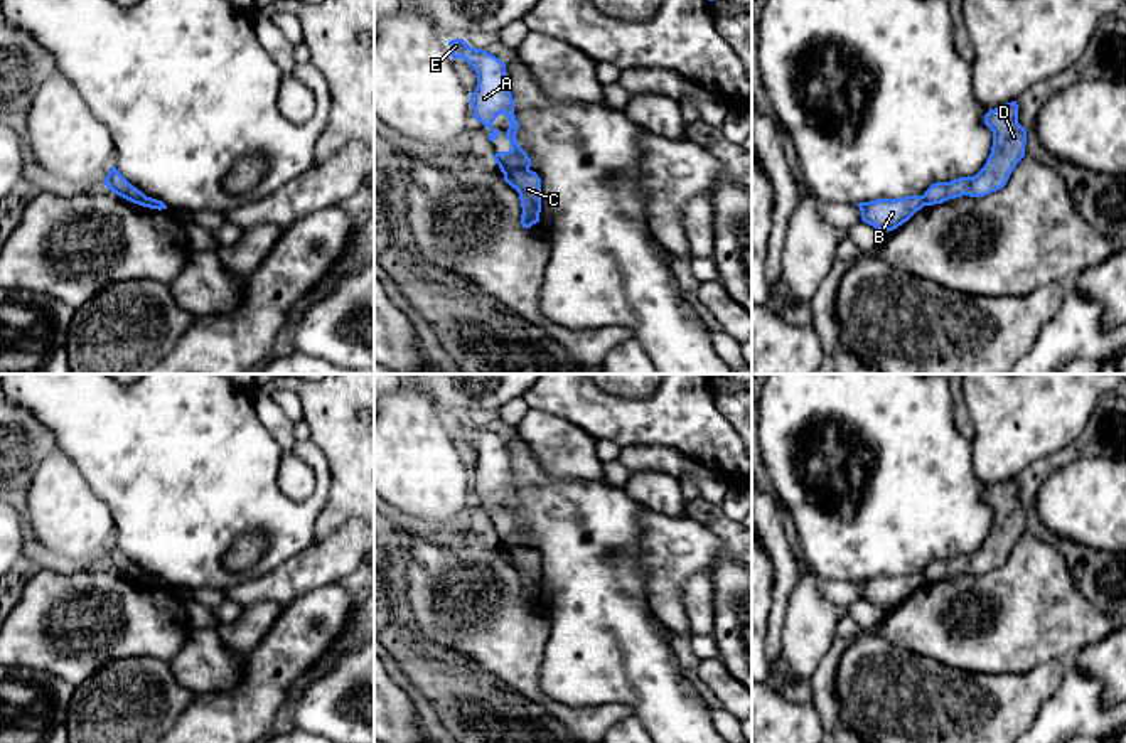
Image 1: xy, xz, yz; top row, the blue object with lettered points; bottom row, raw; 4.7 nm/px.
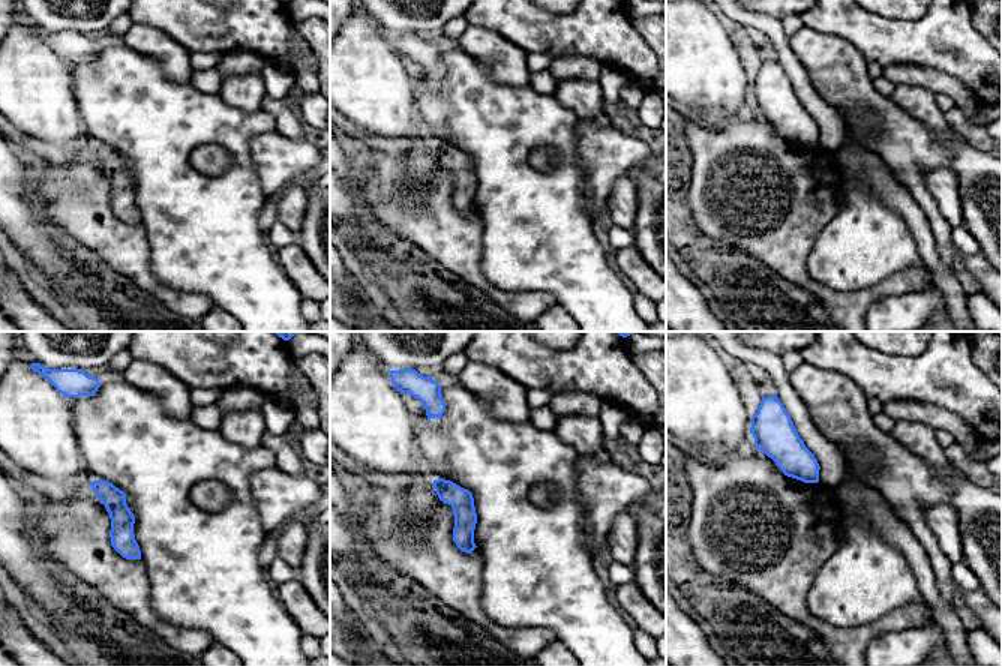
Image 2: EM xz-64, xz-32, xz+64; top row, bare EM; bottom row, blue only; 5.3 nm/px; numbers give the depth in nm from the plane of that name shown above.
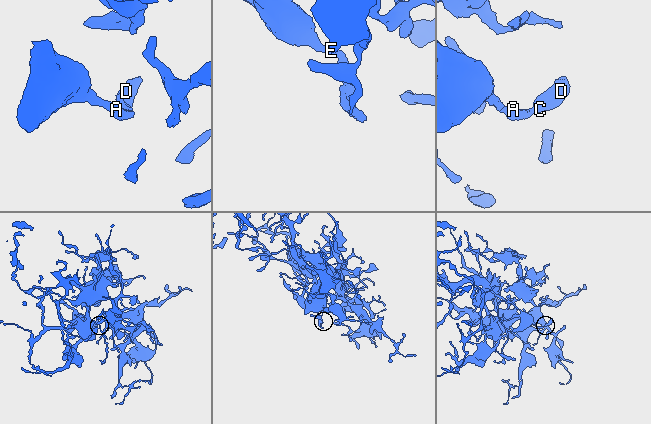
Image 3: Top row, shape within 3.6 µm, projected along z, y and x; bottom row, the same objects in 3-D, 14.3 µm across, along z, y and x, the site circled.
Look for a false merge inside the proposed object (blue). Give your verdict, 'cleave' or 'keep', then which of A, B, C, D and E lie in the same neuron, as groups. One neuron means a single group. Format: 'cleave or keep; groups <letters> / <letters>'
cleave; groups A B E / C D

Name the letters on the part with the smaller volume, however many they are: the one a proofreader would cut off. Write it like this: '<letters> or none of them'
C, D

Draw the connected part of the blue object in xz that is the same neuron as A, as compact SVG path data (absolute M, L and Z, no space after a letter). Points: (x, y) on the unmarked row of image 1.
M464 416L448 418L453 438L467 438L477 452L477 463L470 472L470 484L474 485L474 495L485 502L489 519L497 517L499 509L492 505L494 497L502 490L509 497L506 516L511 519L509 529L499 529L492 536L497 543L529 548L531 536L516 519L519 507L514 492L514 477L511 472L511 457L506 450L506 441L484 426L470 425Z

